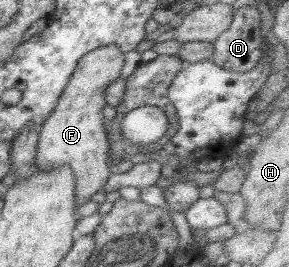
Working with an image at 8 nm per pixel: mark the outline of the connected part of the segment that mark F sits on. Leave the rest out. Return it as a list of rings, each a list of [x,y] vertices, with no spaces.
[[[117,45],[100,46],[86,52],[77,61],[53,110],[40,126],[35,156],[36,170],[47,172],[59,166],[69,166],[75,177],[75,208],[89,202],[91,196],[101,190],[110,176],[107,169],[109,142],[103,126],[101,109],[106,105],[105,89],[117,80],[123,66],[123,53]]]

